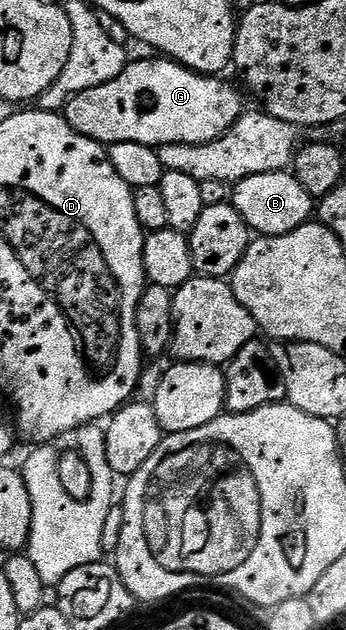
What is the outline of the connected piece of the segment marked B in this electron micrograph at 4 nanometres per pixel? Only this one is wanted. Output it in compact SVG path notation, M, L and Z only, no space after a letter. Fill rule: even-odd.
M291 171L267 172L242 178L230 192L230 203L236 207L238 214L248 223L253 233L262 236L281 236L298 230L298 226L309 223L314 216L314 198L298 182Z

